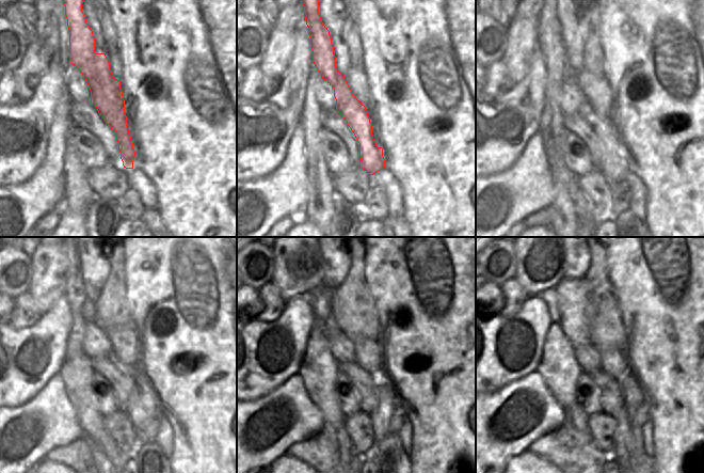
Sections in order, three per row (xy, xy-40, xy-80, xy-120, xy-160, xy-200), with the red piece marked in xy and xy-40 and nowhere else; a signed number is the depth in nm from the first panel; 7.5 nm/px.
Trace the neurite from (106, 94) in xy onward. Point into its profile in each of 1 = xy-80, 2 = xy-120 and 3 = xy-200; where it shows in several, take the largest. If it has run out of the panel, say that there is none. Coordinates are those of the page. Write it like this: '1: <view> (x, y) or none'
1: xy-80 (613, 153)
2: xy-120 (143, 401)
3: xy-200 (623, 437)

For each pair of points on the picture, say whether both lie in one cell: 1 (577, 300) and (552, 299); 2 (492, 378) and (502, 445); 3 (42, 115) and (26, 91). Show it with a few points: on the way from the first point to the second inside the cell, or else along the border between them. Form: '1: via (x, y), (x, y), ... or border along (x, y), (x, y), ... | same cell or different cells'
1: border along (555, 288), (559, 313), (558, 321) | different cells
2: border along (516, 379), (498, 390), (486, 393) | different cells
3: border along (42, 76), (33, 95), (20, 103) | different cells

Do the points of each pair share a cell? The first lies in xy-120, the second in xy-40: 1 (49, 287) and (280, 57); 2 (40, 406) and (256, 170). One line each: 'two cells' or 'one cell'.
1: one cell
2: two cells

